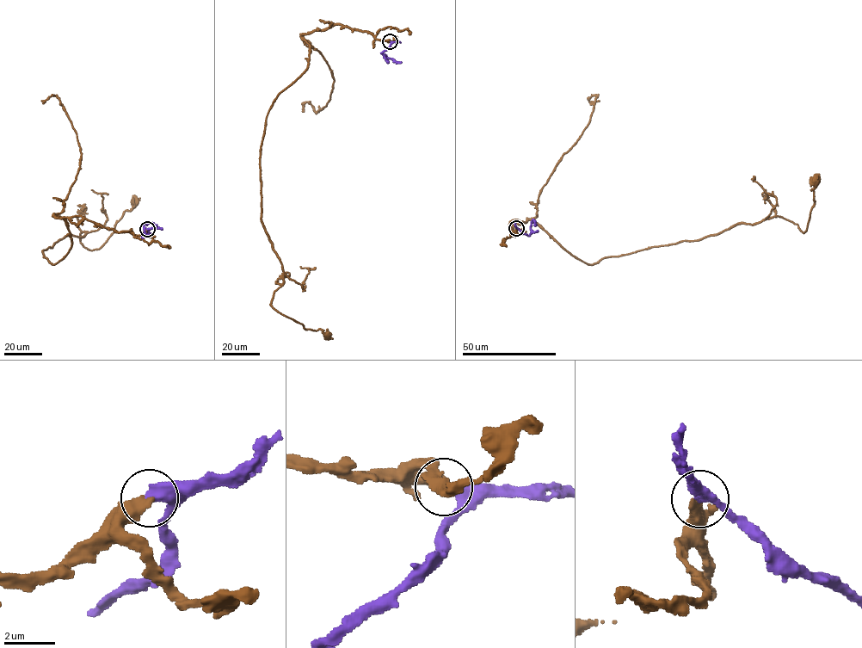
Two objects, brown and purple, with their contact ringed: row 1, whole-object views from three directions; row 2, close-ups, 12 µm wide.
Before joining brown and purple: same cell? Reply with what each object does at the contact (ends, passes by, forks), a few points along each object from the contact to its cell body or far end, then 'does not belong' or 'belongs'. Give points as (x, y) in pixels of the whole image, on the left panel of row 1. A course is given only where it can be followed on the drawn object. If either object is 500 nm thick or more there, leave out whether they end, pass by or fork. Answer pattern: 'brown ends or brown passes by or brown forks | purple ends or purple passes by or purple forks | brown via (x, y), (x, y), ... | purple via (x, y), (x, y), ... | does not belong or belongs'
brown ends | purple ends | brown via (147, 229), (55, 214), (72, 244), (55, 263), (43, 257), (82, 231), (80, 243), (99, 249), (134, 201) | purple via (147, 229), (149, 233), (142, 237), (144, 225), (147, 223), (163, 229) | belongs

